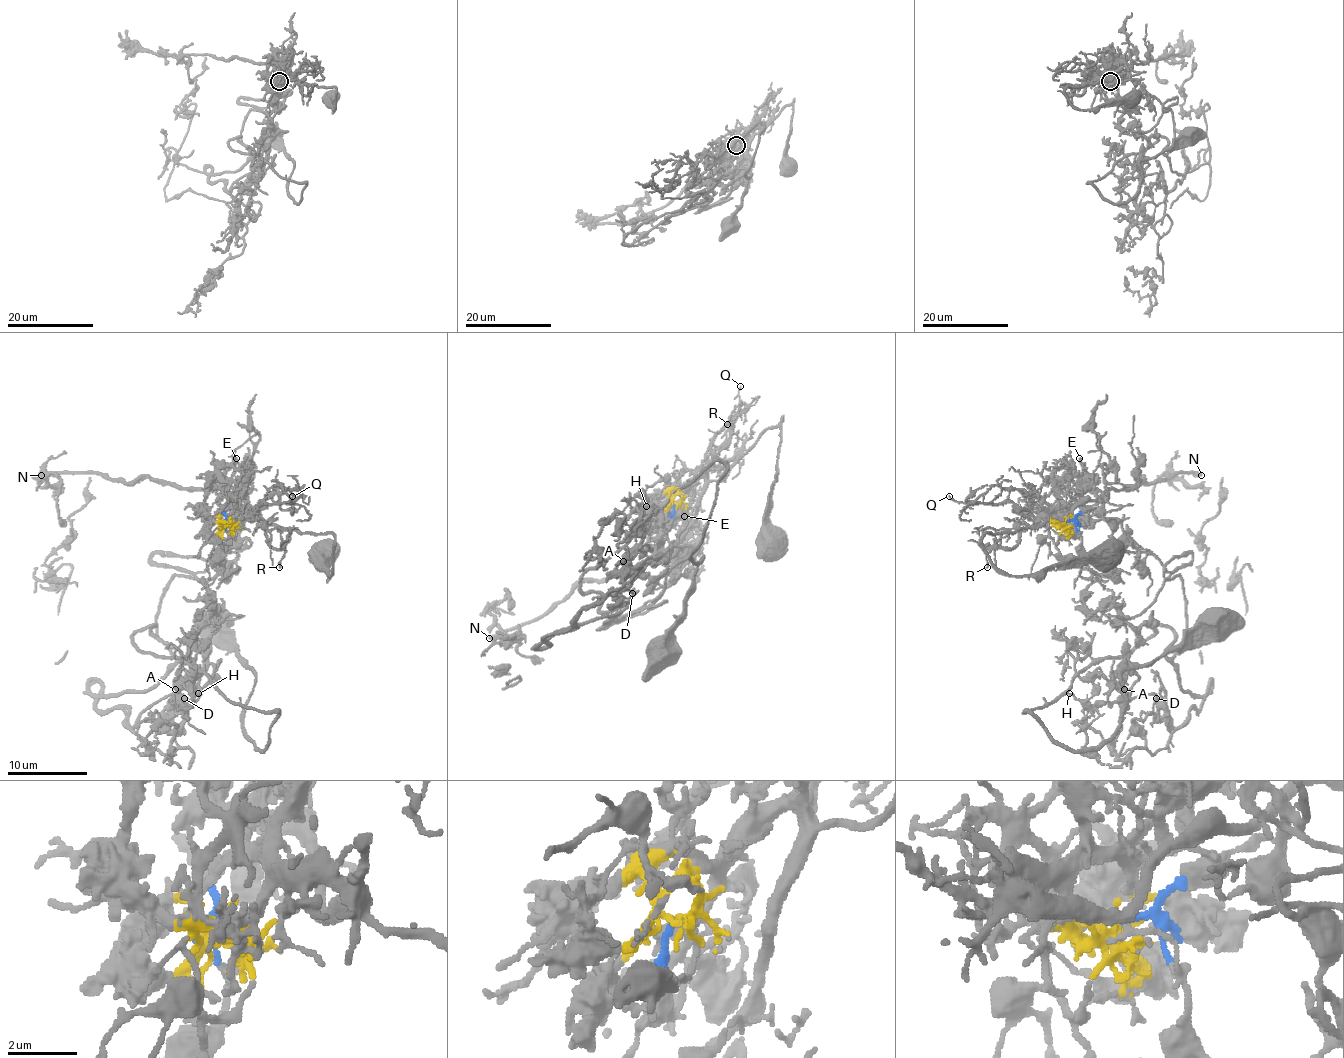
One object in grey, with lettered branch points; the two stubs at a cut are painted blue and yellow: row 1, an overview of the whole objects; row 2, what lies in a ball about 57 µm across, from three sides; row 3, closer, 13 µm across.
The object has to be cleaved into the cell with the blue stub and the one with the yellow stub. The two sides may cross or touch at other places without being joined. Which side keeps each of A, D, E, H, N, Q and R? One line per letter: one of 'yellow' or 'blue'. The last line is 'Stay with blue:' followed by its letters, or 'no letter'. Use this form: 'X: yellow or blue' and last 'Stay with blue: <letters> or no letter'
A: blue
D: blue
E: yellow
H: blue
N: yellow
Q: yellow
R: yellow
Stay with blue: A, D, H

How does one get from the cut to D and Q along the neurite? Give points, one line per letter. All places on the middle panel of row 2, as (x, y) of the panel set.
D: (675, 503), (655, 543), (665, 589), (621, 617), (544, 637), (635, 569), (633, 593)
Q: (675, 503), (673, 497), (691, 483), (709, 443), (739, 409), (741, 385)

